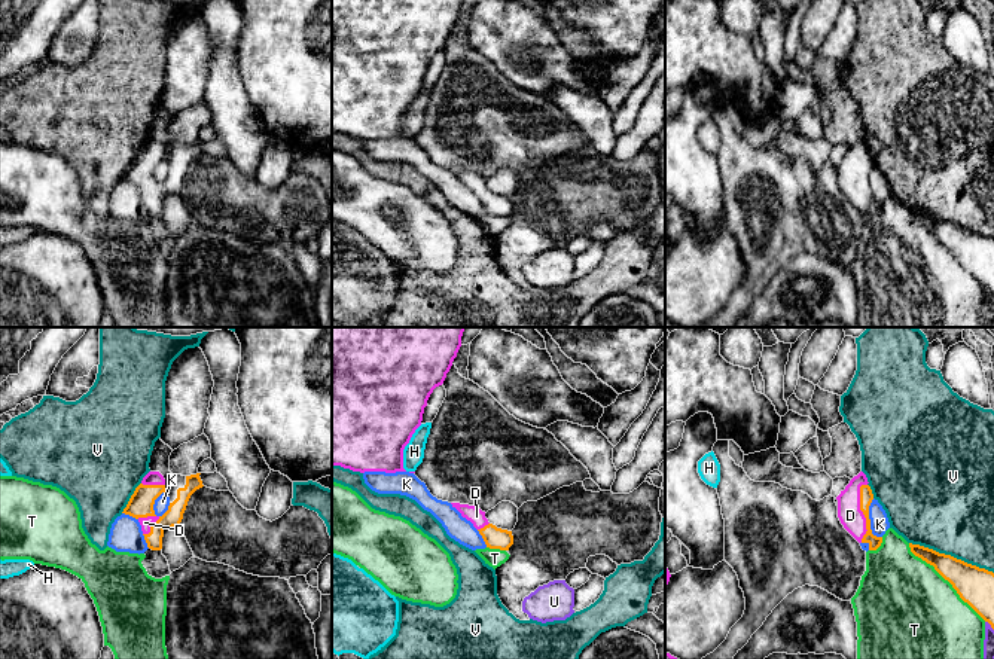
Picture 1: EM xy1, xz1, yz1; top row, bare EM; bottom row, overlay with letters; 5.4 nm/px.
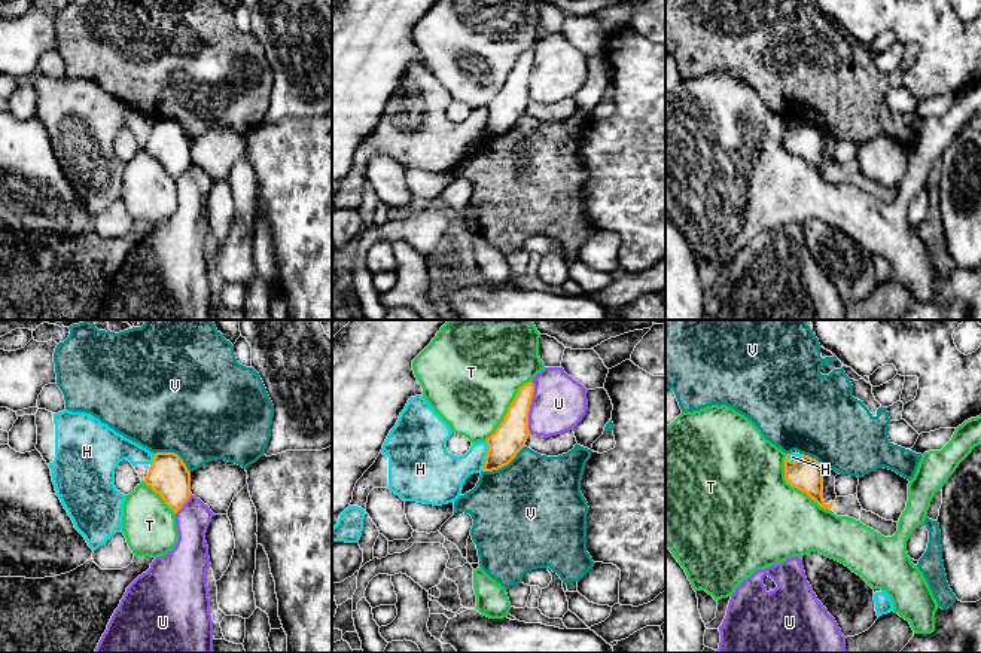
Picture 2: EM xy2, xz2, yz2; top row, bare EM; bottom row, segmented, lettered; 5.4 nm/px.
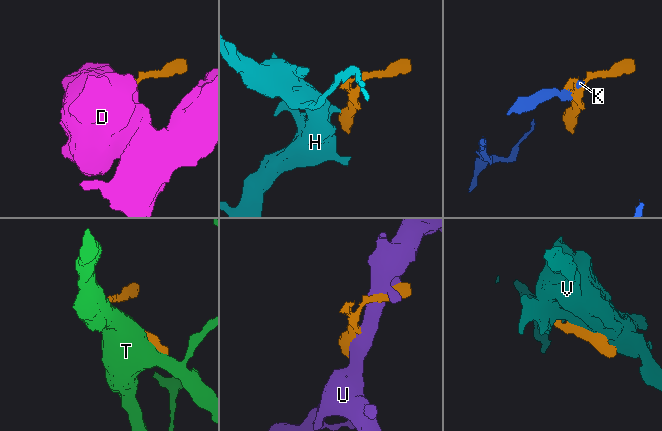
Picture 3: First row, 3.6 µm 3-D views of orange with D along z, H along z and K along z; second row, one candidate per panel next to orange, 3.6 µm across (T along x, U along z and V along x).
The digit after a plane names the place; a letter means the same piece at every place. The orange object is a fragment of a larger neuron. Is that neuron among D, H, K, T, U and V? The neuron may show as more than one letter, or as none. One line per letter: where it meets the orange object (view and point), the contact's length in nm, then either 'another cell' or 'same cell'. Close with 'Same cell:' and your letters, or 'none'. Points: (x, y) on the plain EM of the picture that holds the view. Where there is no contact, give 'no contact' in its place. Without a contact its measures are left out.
D: yz1 (862, 177) | 320 nm | same cell
H: xz2 (487, 122) | 170 nm | another cell
K: yz1 (869, 188) | 220 nm | another cell
T: yz1 (947, 246) | 600 nm | another cell
U: xz2 (529, 75) | 280 nm | another cell
V: yz1 (950, 222) | 480 nm | another cell
Same cell: D

